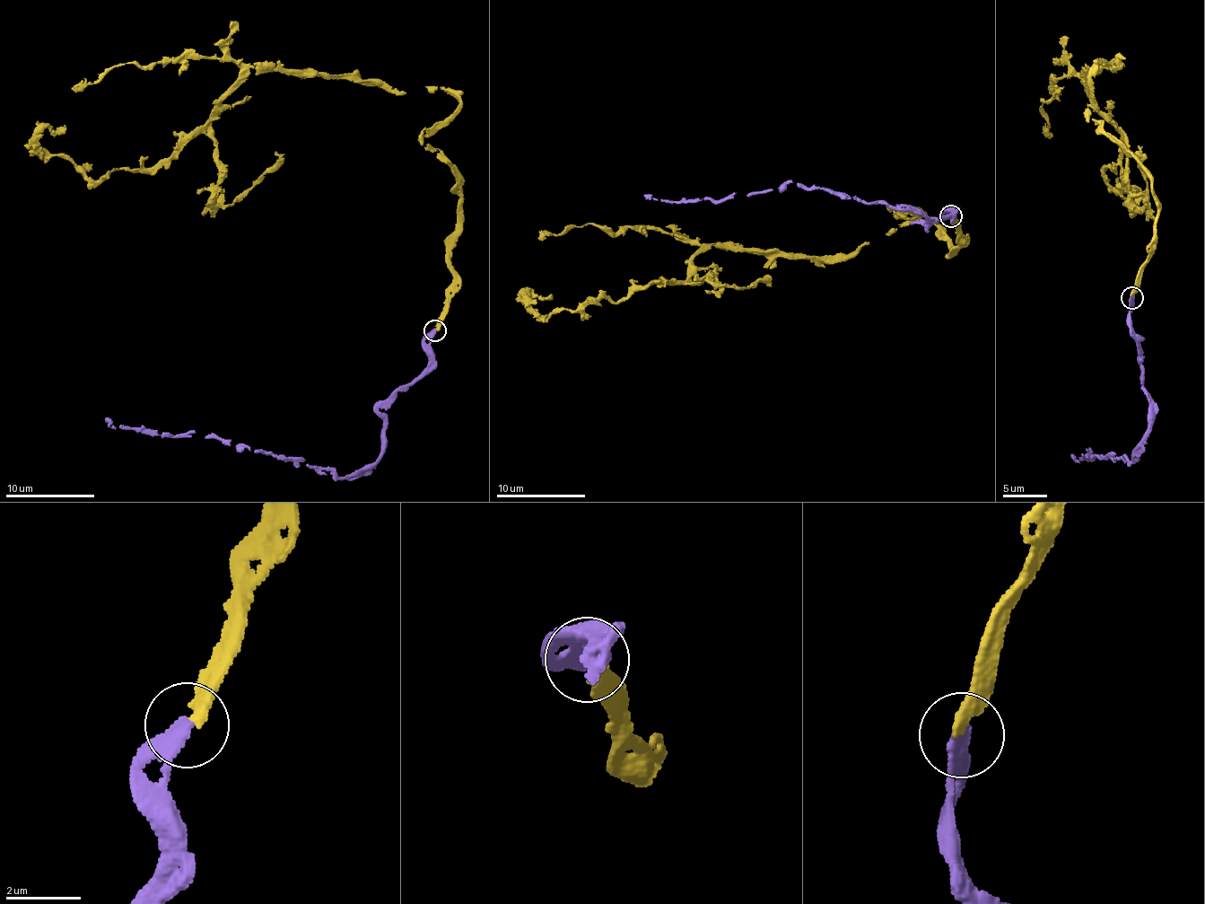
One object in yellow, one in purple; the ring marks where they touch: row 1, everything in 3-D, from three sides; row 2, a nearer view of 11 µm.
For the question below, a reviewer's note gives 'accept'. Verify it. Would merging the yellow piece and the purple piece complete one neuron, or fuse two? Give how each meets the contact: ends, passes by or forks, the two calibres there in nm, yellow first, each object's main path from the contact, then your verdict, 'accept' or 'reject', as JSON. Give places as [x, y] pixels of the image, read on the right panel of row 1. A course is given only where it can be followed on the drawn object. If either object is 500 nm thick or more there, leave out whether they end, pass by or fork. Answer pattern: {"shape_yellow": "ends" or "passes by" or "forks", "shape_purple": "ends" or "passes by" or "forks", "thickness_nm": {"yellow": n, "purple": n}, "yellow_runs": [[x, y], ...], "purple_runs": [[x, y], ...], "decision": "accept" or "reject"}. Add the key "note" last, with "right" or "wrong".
{"shape_yellow": "ends", "shape_purple": "passes by", "thickness_nm": {"yellow": 360, "purple": 280}, "yellow_runs": [[1132, 297], [1158, 200], [1089, 120], [1096, 61], [1119, 62], [1082, 76], [1122, 137], [1130, 209], [1113, 162]], "purple_runs": [[1132, 297], [1131, 333], [1149, 402], [1138, 458], [1089, 458], [1087, 451], [1091, 457], [1078, 461], [1071, 454]], "decision": "accept", "note": "right"}

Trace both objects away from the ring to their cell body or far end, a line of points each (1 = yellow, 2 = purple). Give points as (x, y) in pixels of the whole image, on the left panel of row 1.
1: (435, 330), (448, 90), (251, 68), (96, 181), (38, 152), (65, 126)
2: (435, 330), (429, 364), (386, 410), (384, 453), (354, 478), (196, 433), (114, 427), (106, 417)

